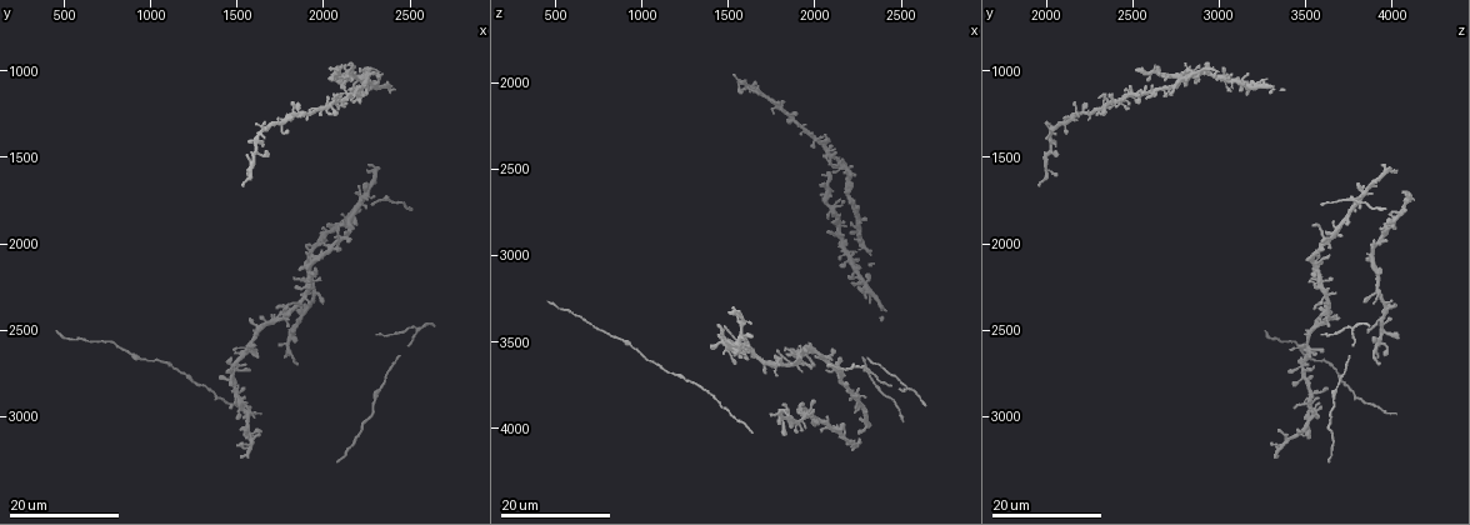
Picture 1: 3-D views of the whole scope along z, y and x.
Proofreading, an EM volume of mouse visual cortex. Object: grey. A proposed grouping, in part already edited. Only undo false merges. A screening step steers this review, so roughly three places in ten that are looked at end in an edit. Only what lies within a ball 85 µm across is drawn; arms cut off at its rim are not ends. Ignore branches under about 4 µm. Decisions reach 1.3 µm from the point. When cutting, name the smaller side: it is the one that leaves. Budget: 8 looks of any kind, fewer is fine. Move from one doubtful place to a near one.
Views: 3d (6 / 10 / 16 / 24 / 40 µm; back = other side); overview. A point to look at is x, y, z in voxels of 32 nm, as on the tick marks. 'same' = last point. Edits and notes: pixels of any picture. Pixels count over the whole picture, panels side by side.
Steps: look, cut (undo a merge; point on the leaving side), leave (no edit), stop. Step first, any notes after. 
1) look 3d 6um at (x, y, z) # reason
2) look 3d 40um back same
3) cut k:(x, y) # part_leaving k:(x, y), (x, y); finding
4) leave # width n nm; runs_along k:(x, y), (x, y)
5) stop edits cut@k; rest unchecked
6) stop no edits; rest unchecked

look 3d 16um at (1900, 2300, 3600) # four or more arms meet

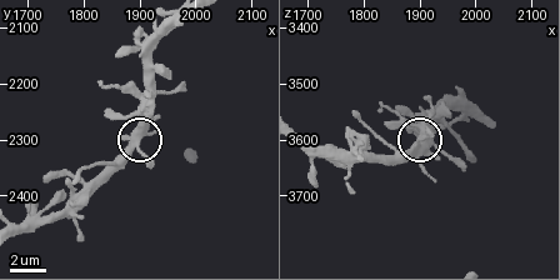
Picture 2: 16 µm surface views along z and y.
look 3d 6um same # zoom in

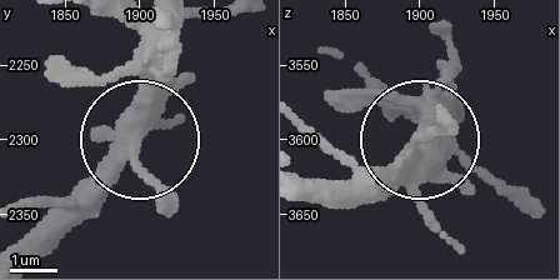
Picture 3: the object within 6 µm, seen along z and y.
leave # side_arm 31 um; one neuron here

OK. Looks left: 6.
look 3d 24um at (1480, 2860, 3540) # thin arm on a thick one

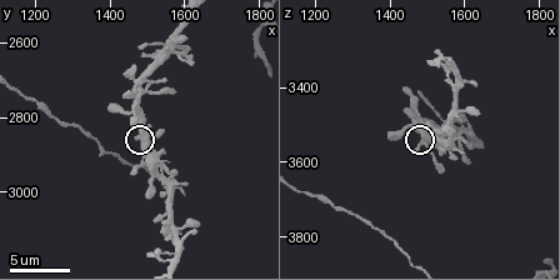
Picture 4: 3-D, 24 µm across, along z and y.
look 3d 10um at (1500, 2860, 3540)

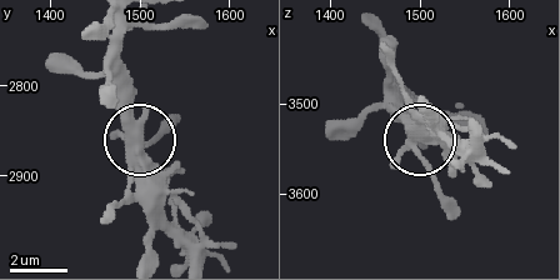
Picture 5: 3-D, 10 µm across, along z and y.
leave # side_arm 51 um; runs_along 5:(124, 23), (126, 124), (138, 145), (171, 126); continuous, no second neuron

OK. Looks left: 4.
look 3d 16um at (1580, 3090, 3470) # three-way junction

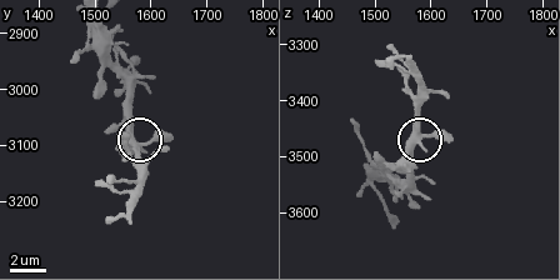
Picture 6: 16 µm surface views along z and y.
leave # width 340 nm; one neuron here

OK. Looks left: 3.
look 3d 16um at (940, 2660, 3520) # calibre changes

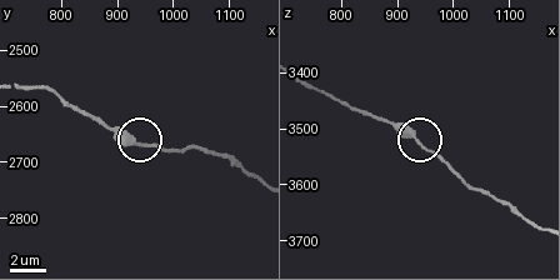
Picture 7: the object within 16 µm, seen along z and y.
look 3d 6um at (935, 2670, 3525)

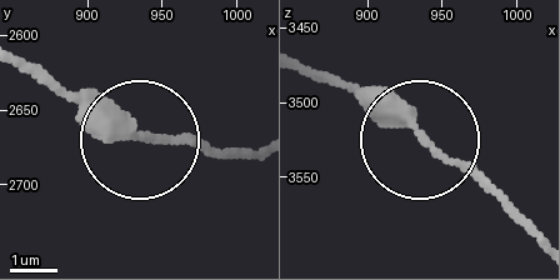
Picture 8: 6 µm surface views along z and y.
leave # width 250 nm; continuous, no second neuron

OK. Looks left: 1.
stop no edits; rest unchecked

